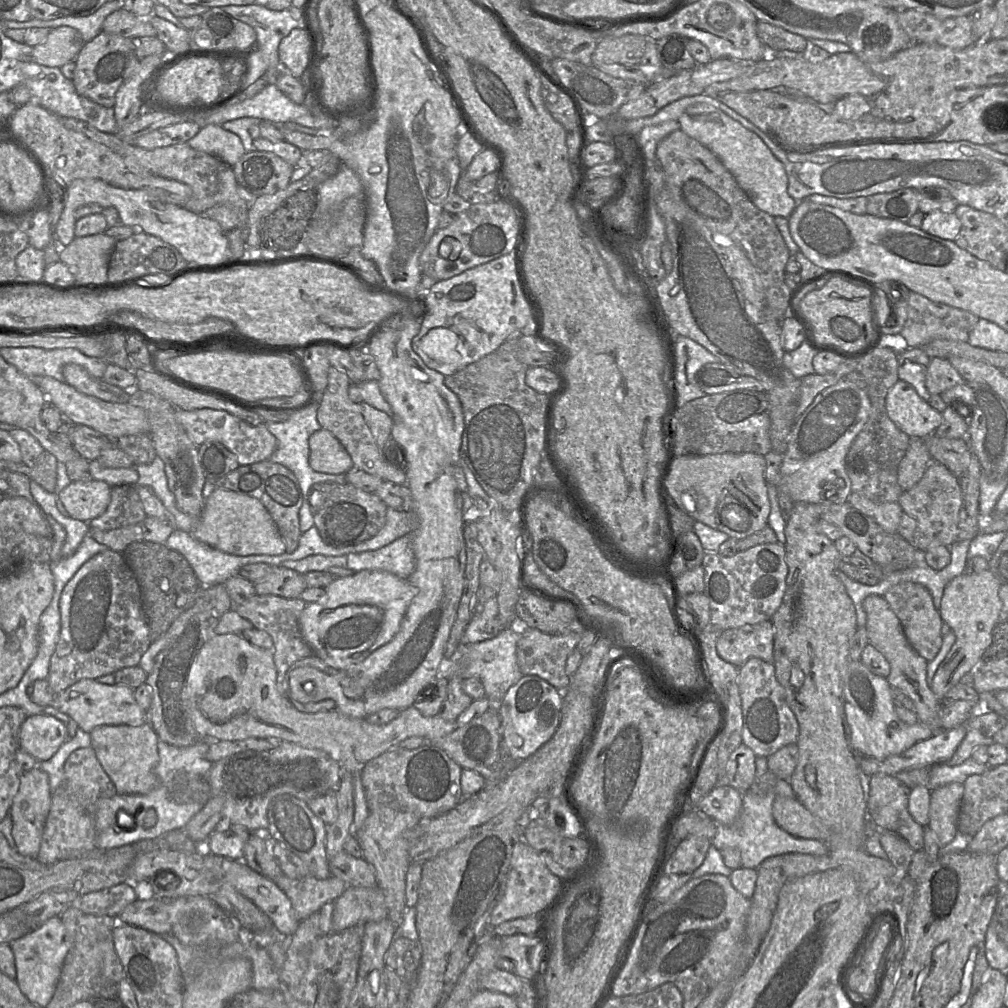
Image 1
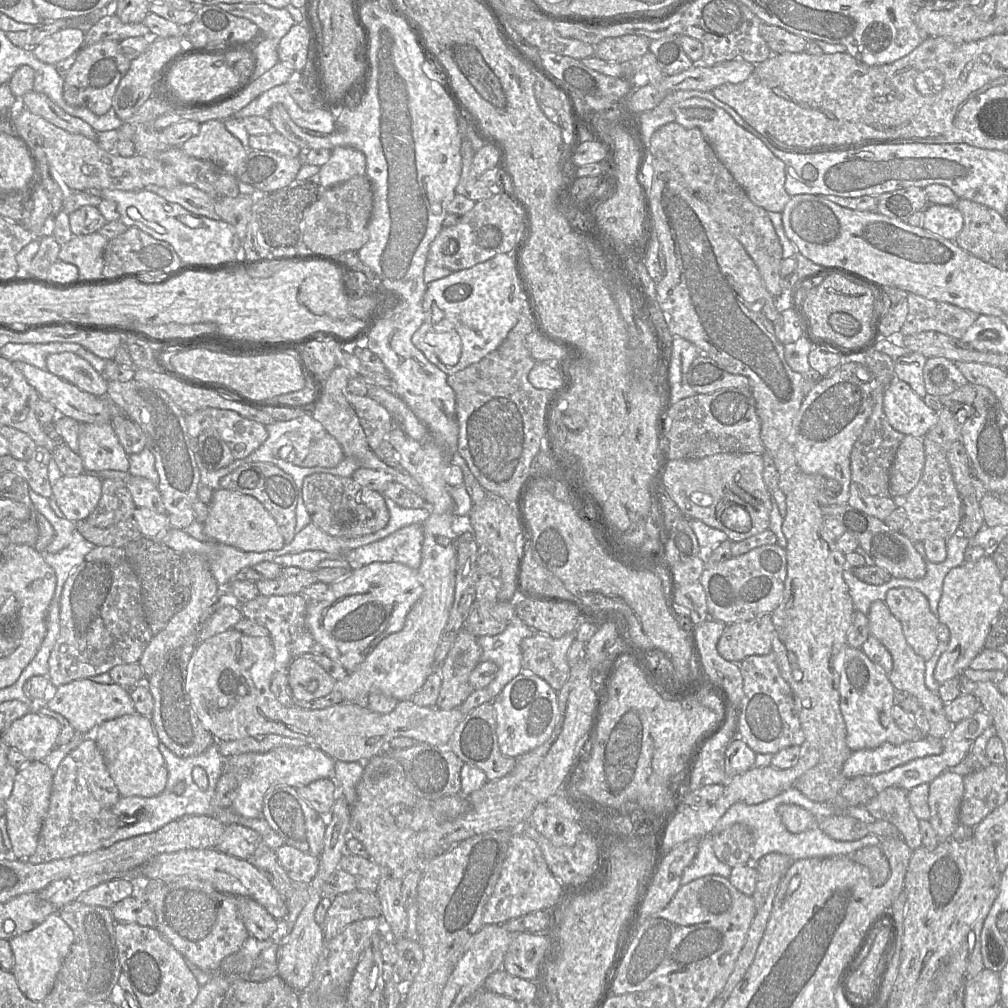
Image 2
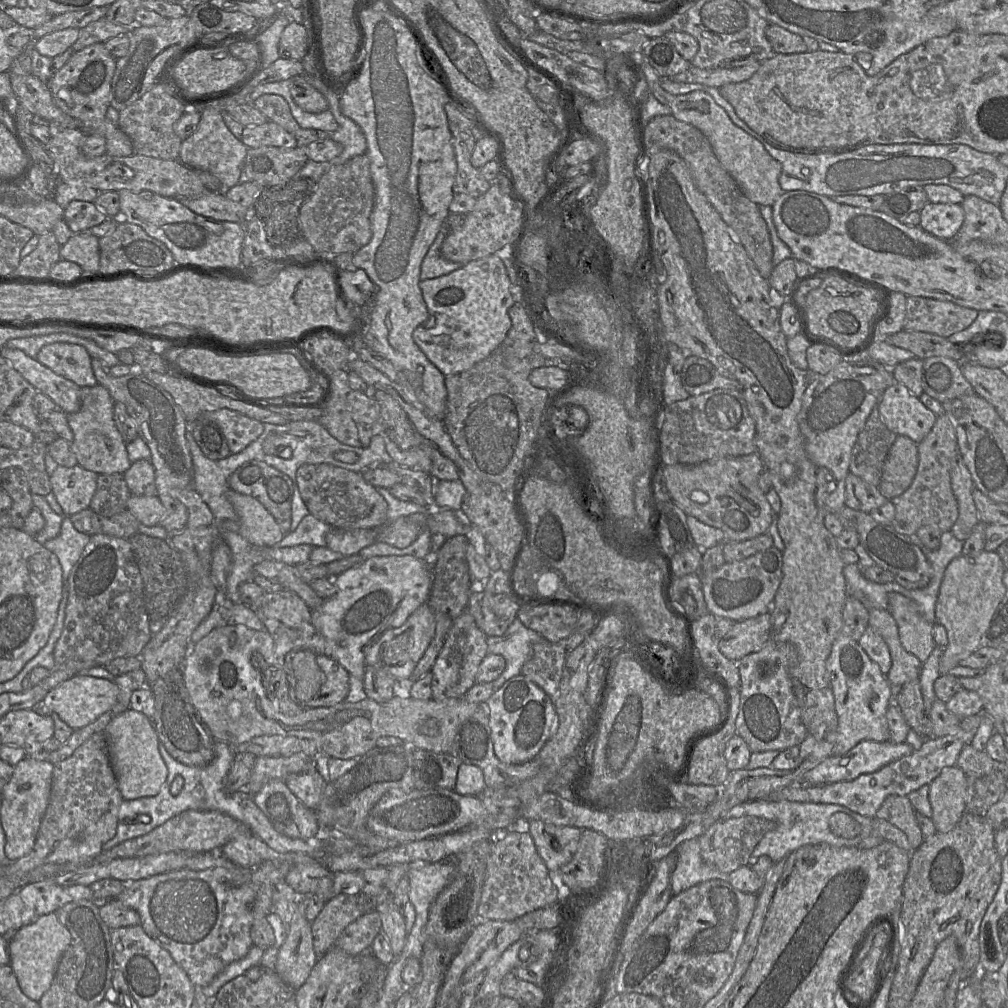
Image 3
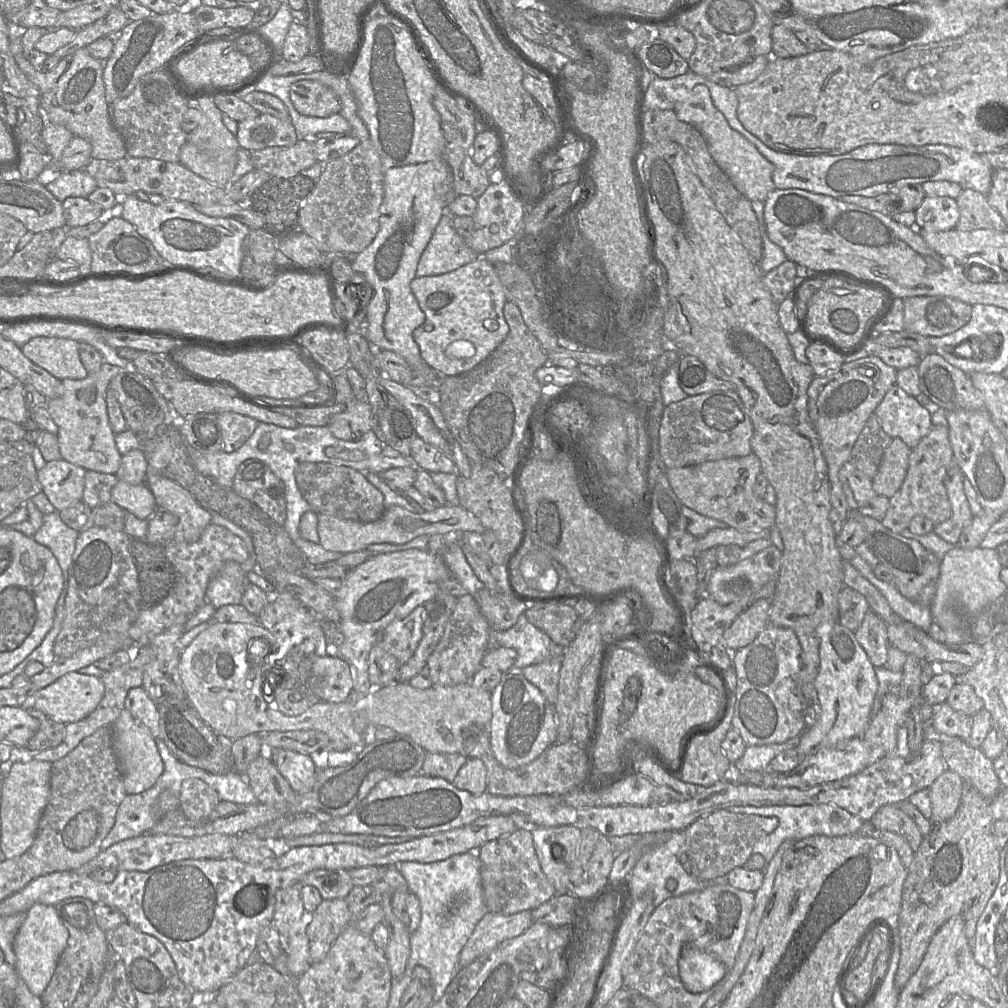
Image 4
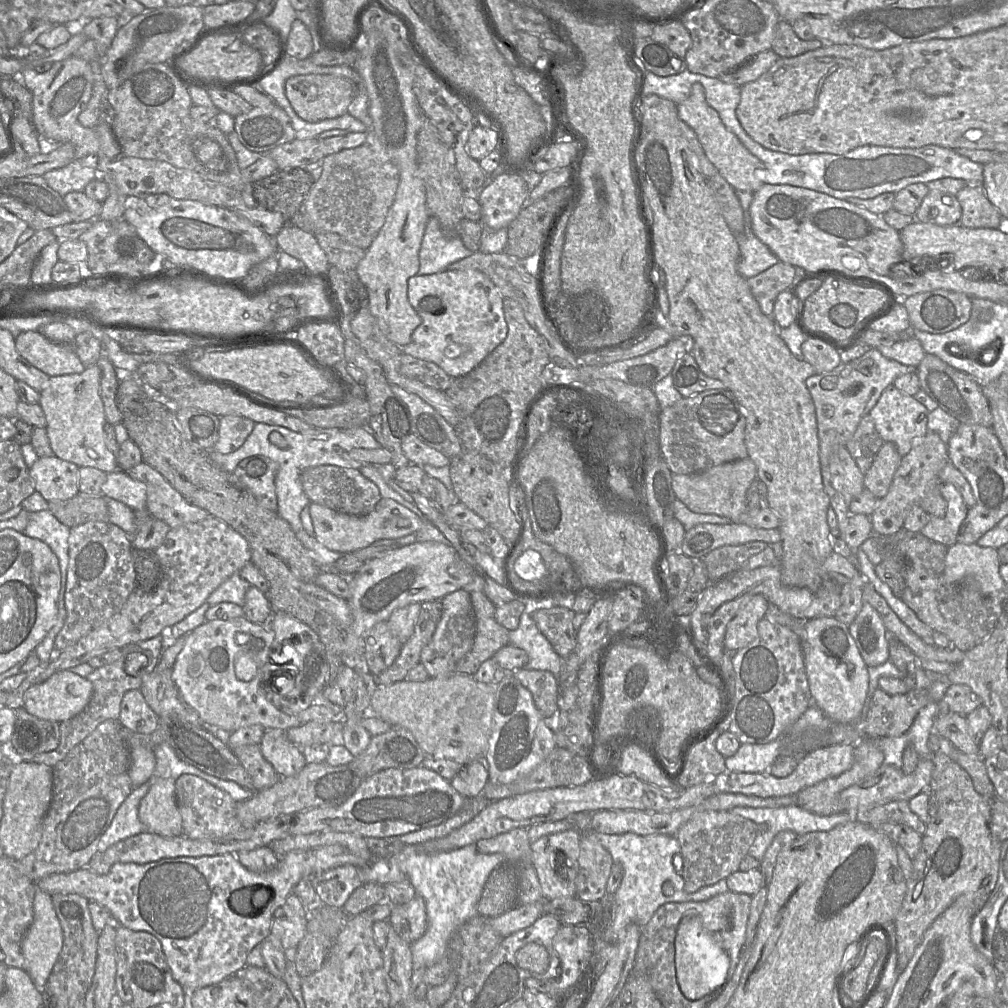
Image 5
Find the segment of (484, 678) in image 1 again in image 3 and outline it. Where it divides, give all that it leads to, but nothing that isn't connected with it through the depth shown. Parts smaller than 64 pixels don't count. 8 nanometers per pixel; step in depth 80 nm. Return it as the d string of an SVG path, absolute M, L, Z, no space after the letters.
M518 617L502 636L487 636L488 653L501 655L506 661L504 671L492 681L494 691L510 678L521 674L522 666L533 655L533 645L541 640L544 638L525 627Z

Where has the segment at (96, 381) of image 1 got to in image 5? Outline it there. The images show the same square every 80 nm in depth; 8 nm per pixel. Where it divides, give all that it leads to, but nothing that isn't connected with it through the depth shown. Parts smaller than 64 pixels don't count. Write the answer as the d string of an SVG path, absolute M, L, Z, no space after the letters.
M25 331L15 337L19 354L31 365L50 377L80 374L86 366L72 345L53 342L40 331Z

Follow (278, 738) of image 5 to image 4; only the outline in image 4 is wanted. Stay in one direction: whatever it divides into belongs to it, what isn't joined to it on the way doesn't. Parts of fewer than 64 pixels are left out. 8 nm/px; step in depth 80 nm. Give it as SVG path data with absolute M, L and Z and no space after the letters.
M282 748L268 750L281 775L296 793L306 793L316 781L317 767L310 755Z

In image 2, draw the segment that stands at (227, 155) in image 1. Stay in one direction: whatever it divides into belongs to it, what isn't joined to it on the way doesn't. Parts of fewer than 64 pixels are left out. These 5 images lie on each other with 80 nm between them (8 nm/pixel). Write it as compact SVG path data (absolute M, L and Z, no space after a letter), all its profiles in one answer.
M220 120L200 124L199 133L184 142L181 149L189 156L211 161L226 173L236 176L247 150Z

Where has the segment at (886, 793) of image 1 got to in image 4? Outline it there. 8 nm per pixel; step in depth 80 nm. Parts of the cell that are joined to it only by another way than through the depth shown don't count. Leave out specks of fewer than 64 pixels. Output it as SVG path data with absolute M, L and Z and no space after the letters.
M898 804L883 806L869 822L879 831L889 831L902 836L913 852L918 850L924 838L916 823Z

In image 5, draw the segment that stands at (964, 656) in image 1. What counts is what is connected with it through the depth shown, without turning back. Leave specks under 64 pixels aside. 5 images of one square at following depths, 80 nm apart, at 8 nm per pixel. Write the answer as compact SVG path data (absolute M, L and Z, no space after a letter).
M956 543L948 547L945 555L944 577L947 584L959 585L972 582L984 595L999 595L1005 588L1005 582L999 574L1000 561L997 549L980 547L977 544Z

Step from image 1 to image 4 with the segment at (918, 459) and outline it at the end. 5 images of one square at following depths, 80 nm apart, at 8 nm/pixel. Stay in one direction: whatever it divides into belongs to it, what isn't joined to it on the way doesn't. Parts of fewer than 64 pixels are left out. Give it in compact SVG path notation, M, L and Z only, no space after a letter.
M893 438L884 450L878 471L872 478L877 495L892 497L902 486L912 449L900 438Z

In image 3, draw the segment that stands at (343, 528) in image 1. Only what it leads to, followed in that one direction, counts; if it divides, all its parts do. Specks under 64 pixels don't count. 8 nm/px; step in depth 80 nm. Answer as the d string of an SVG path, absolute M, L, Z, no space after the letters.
M304 464L298 468L296 480L300 495L310 514L332 528L345 530L378 529L385 526L387 520L387 502L376 487L367 483L362 474L346 470L331 464Z

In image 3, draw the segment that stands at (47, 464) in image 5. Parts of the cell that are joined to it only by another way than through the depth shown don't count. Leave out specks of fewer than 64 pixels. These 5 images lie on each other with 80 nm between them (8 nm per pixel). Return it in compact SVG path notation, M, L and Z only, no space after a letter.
M58 465L49 479L51 492L65 516L71 516L89 507L96 491L98 475L80 465Z

